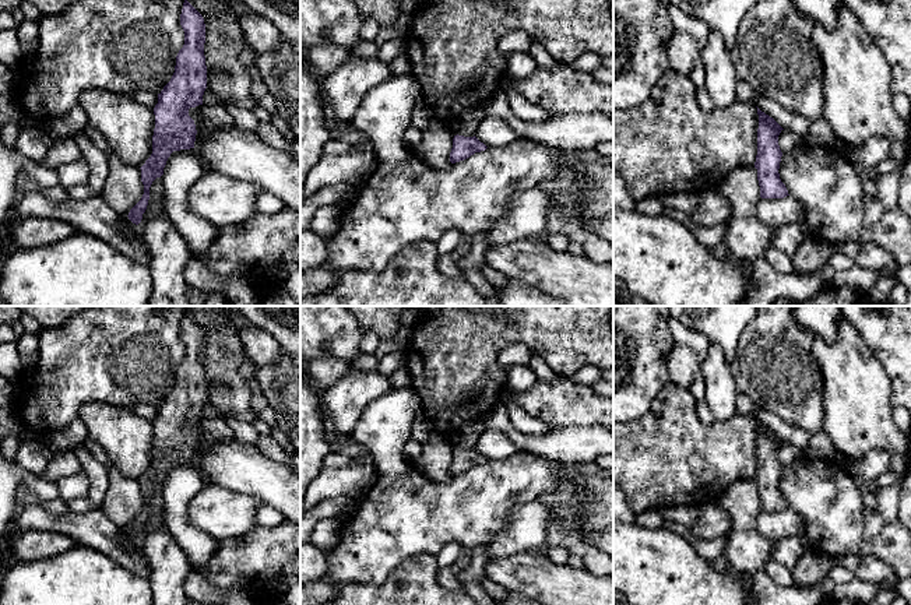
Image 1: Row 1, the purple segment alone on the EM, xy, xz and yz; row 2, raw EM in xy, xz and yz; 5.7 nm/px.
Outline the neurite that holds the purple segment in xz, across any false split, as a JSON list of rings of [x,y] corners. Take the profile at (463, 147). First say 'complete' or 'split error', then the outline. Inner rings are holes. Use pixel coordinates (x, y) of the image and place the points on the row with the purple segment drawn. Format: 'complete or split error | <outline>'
complete | [[[454,136],[453,138],[453,148],[450,152],[450,162],[456,163],[464,161],[474,155],[475,152],[485,151],[488,147],[481,143],[475,136],[474,137],[464,137],[464,136]]]

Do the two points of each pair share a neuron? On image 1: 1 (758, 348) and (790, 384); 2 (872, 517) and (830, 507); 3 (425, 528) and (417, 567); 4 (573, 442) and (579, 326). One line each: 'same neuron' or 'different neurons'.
1: same neuron
2: different neurons
3: different neurons
4: different neurons

